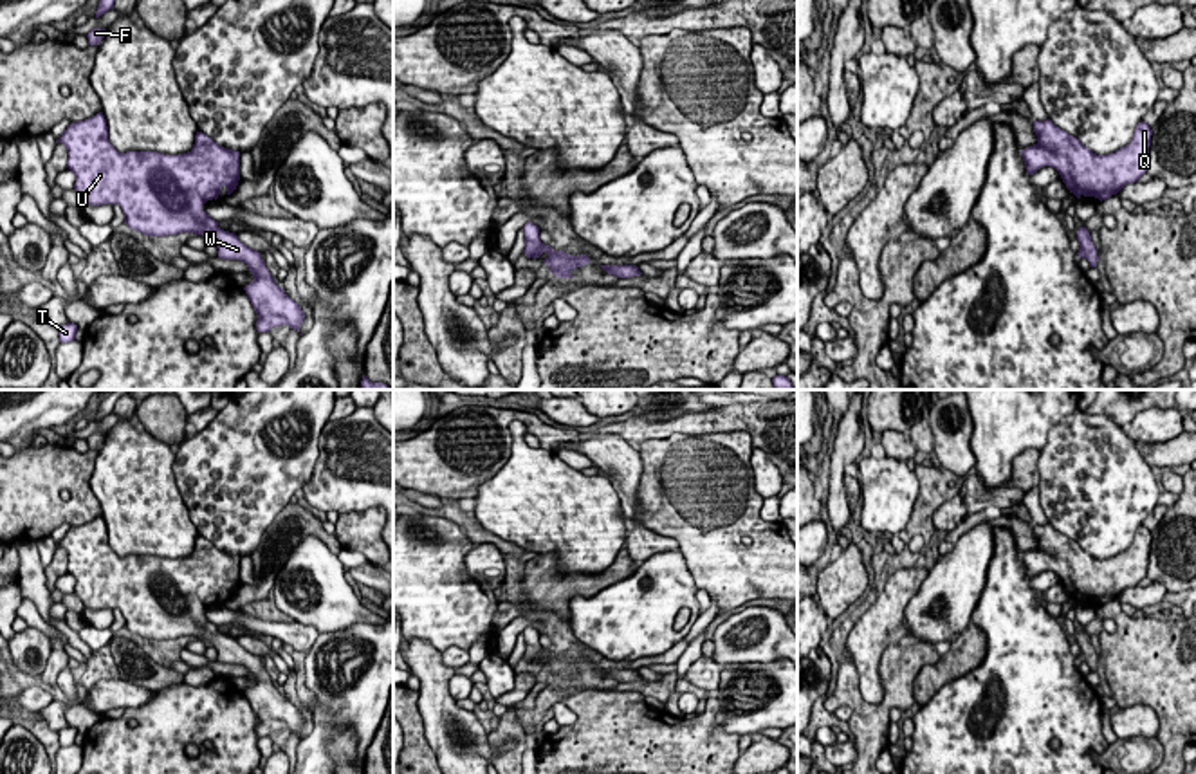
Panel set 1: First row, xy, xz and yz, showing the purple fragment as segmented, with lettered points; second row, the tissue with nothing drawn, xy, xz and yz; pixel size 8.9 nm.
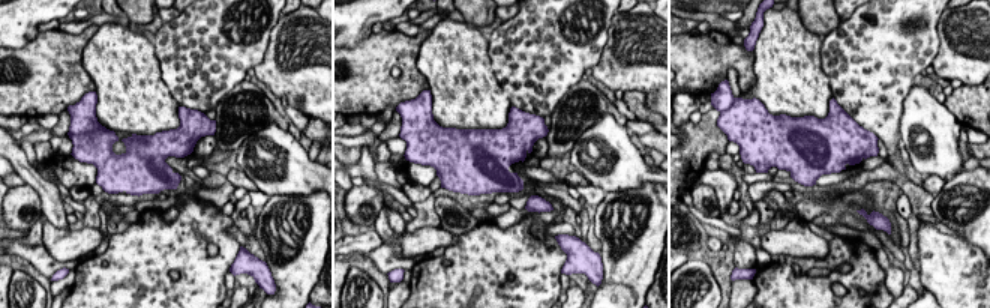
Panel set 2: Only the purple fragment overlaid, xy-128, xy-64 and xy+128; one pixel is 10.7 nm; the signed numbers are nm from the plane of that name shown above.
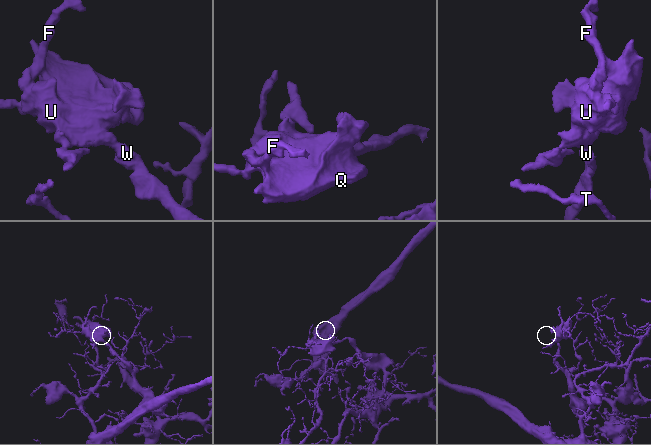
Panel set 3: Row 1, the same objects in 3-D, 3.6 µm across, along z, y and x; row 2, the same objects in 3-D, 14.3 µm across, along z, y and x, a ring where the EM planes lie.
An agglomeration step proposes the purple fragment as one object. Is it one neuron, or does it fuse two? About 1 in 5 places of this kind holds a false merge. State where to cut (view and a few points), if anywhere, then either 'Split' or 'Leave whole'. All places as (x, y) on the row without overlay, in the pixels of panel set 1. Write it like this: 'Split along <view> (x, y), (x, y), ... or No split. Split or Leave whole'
No split. Leave whole

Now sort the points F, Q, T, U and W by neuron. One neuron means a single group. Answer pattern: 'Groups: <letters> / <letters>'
Groups: F Q T U W

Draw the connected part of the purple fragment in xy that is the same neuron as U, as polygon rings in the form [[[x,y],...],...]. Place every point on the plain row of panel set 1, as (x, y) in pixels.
[[[103,516],[70,527],[61,541],[69,556],[67,572],[76,579],[74,594],[90,610],[119,608],[124,628],[146,640],[195,637],[216,648],[218,662],[240,664],[254,684],[244,691],[258,718],[256,734],[289,729],[299,736],[301,711],[276,689],[262,659],[218,631],[202,610],[216,604],[225,590],[231,599],[240,585],[240,556],[216,548],[197,536],[188,557],[119,557],[108,543]]]

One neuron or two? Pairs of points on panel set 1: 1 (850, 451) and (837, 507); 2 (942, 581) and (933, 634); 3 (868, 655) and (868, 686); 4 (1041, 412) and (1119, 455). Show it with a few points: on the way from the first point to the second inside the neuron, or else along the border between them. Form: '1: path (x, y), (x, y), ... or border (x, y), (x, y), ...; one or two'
1: path (837, 466), (837, 493); one
2: path (929, 594), (919, 607), (920, 621); one
3: path (868, 663), (868, 679); one
4: border (1077, 408), (1048, 430), (1047, 442), (1039, 451); two

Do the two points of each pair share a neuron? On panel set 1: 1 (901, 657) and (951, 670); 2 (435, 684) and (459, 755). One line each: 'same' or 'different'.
1: different
2: same

